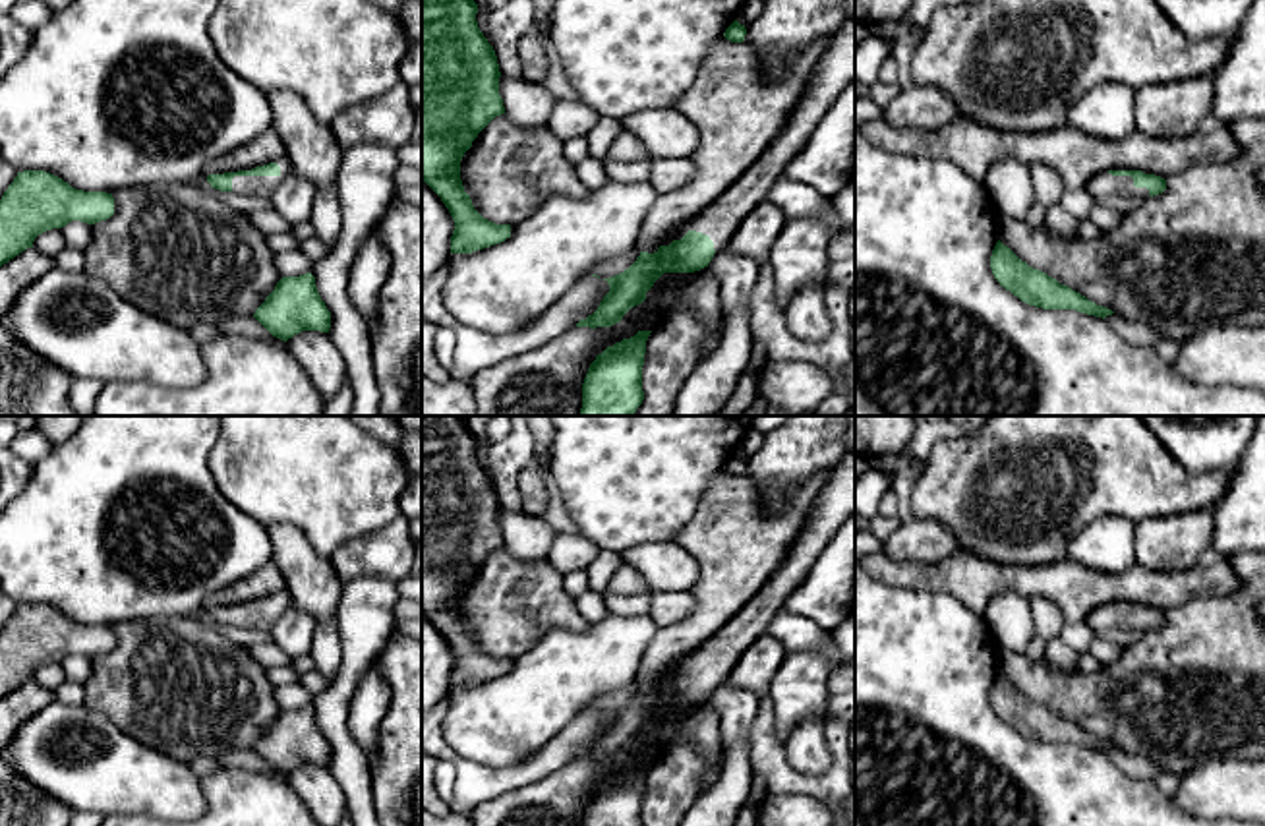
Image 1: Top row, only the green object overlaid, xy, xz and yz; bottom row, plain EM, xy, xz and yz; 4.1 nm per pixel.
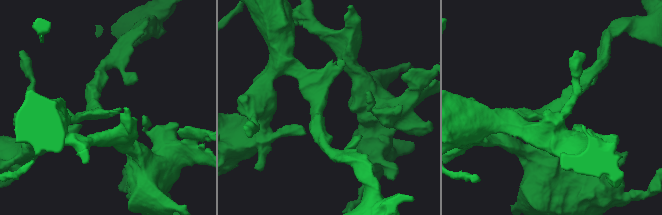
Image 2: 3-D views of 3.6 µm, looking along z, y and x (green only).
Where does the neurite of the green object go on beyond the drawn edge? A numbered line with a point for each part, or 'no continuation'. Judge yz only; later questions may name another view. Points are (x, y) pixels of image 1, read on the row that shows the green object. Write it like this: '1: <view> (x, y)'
1: yz (1101, 184)

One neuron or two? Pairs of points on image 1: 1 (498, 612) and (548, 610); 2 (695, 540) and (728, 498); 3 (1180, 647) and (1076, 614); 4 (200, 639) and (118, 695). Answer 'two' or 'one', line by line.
1: one
2: one
3: two
4: one

